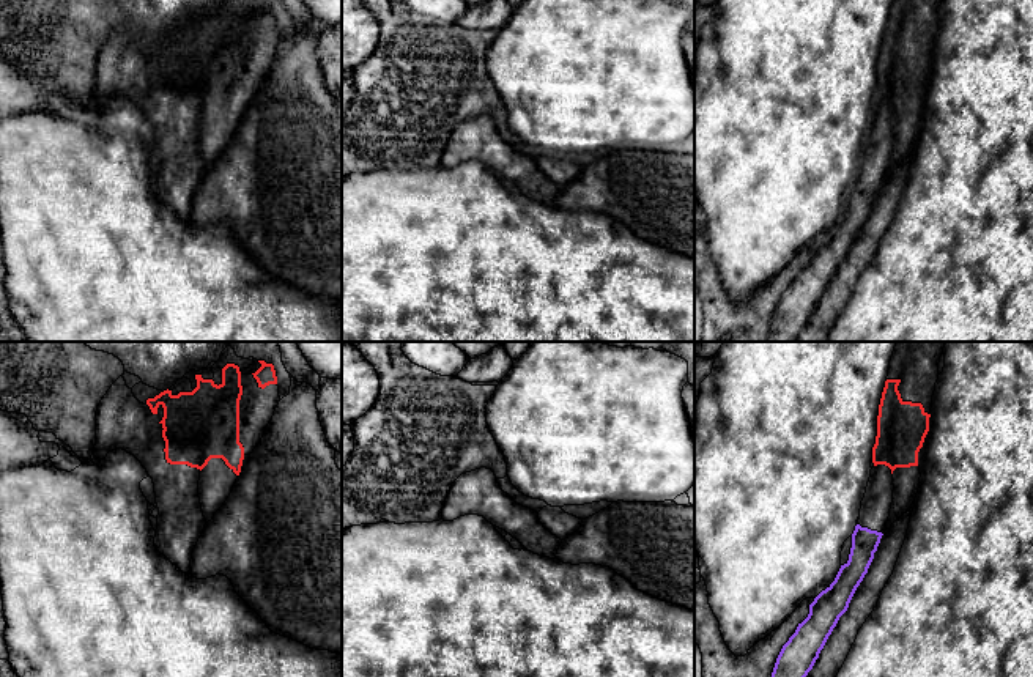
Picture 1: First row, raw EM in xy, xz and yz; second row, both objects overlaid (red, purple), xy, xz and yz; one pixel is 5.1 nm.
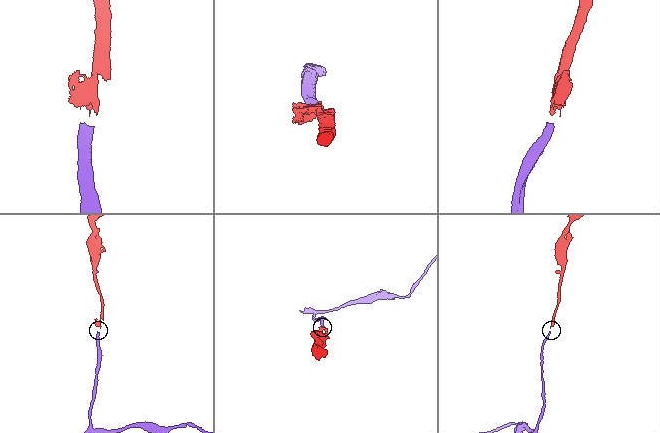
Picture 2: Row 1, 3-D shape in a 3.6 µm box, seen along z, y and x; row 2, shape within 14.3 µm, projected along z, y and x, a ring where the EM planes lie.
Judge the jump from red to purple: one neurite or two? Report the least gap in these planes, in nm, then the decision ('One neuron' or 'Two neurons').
Distance 300 nm. One neuron

